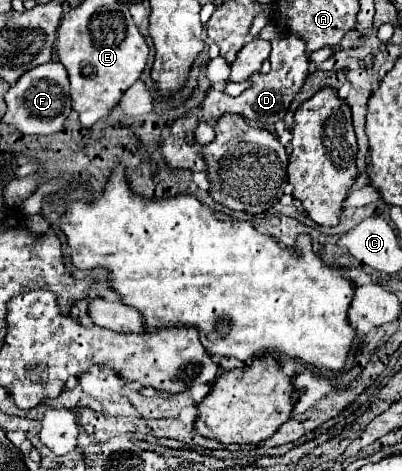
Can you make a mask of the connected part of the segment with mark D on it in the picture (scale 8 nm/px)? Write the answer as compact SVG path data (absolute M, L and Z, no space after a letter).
M281 34L279 38L271 40L271 44L273 44L273 50L269 56L271 72L269 74L261 74L261 72L251 74L249 76L251 86L237 98L229 98L227 94L223 94L211 86L205 92L205 100L199 110L199 116L203 122L207 122L209 126L215 126L215 122L225 112L235 112L235 114L239 114L251 122L257 122L261 126L271 126L277 120L283 120L289 104L293 102L293 98L301 90L301 86L309 74L309 70L307 70L309 68L309 54L307 54L307 44L303 42L303 38L299 38L295 34Z

